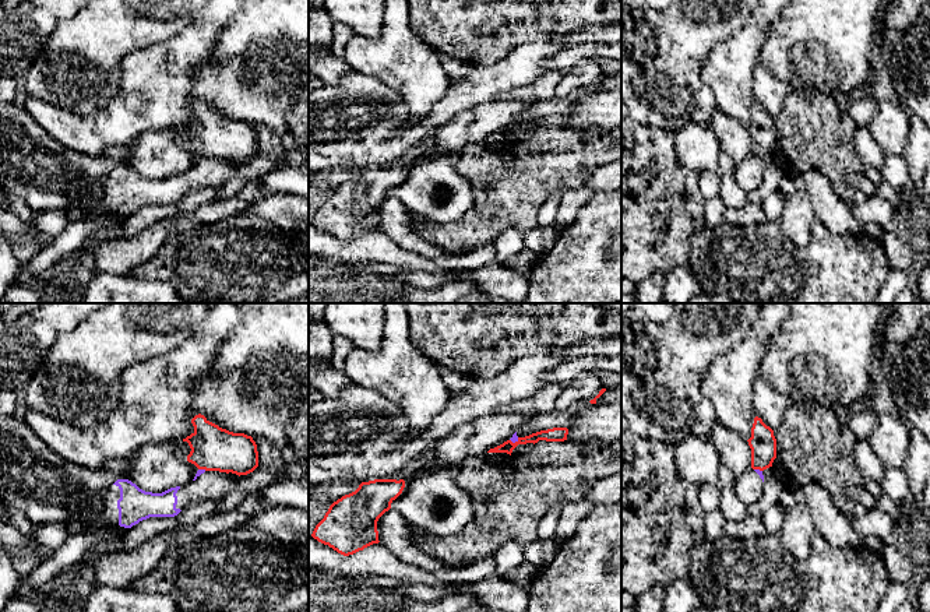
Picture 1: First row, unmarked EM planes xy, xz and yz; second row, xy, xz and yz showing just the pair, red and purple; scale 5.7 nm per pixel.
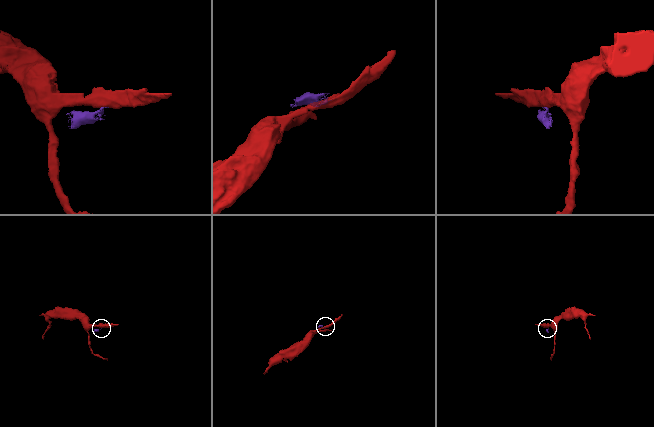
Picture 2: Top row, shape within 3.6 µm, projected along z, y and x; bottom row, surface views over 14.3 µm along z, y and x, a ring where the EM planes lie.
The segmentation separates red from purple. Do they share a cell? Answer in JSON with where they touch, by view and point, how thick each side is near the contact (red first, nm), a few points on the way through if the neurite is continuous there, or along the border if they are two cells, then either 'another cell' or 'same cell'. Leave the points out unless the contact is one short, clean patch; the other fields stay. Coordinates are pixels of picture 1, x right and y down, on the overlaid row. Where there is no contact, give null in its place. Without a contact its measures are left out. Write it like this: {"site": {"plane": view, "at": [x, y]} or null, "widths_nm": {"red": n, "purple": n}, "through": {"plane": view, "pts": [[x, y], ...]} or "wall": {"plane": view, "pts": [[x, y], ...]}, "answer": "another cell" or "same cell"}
{"site": {"plane": "xz", "at": [515, 442]}, "widths_nm": {"red": 80, "purple": 40}, "wall": {"plane": "xz", "pts": [[518, 438], [514, 442], [510, 439]]}, "answer": "another cell"}

